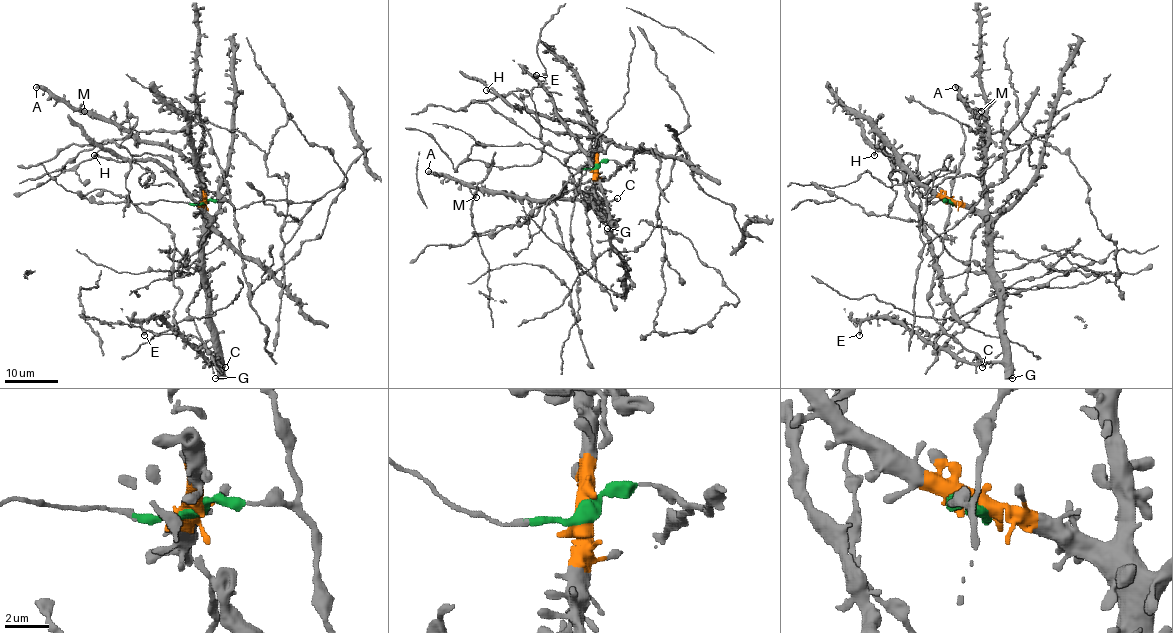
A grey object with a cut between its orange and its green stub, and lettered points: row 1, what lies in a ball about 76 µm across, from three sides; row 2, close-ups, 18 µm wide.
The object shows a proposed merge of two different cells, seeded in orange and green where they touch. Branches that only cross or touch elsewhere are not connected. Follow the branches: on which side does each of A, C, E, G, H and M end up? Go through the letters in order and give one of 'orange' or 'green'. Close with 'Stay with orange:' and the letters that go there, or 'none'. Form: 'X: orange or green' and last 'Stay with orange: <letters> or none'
A: orange
C: orange
E: orange
G: orange
H: green
M: orange
Stay with orange: A, C, E, G, M

